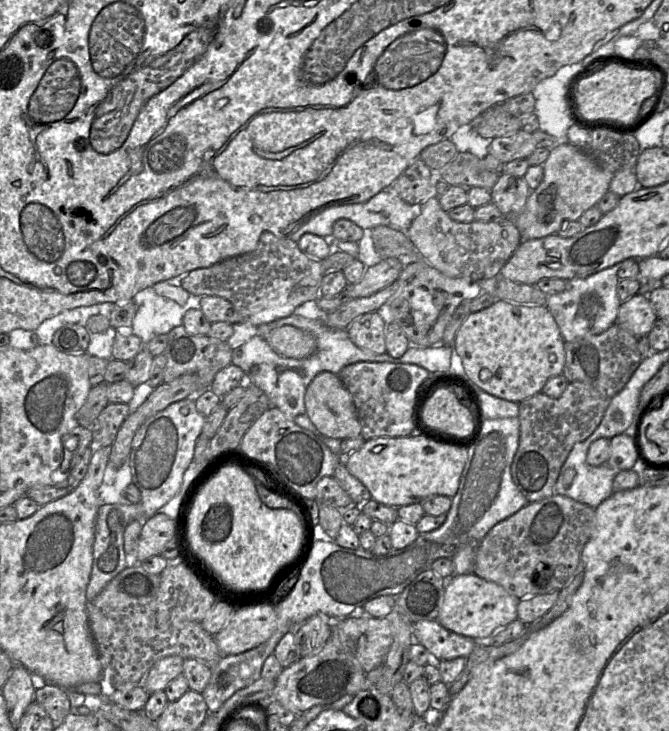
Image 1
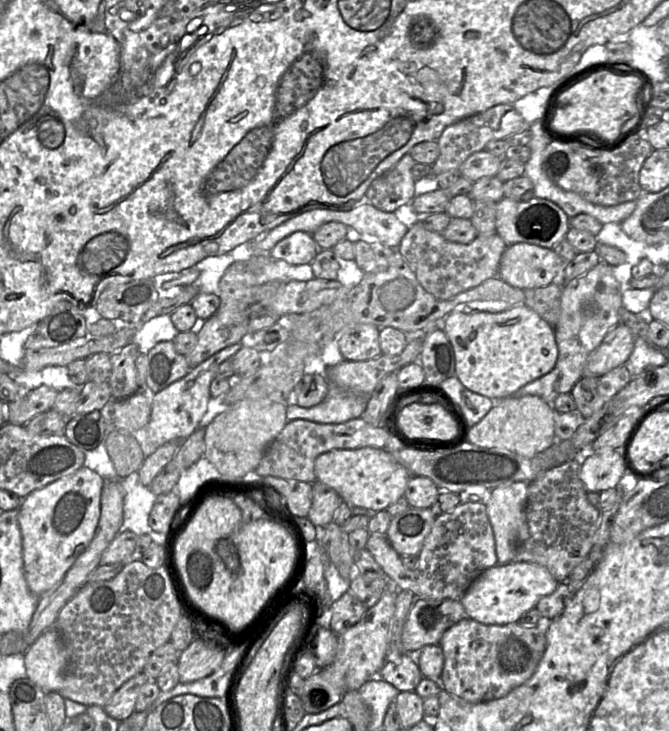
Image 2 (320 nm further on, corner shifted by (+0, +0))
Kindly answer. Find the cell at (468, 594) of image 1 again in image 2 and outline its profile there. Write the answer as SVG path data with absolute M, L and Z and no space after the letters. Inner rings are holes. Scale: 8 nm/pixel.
M512 561L483 571L461 597L460 602L467 618L483 624L506 625L516 623L523 614L535 608L542 597L556 590L558 583L541 565Z

